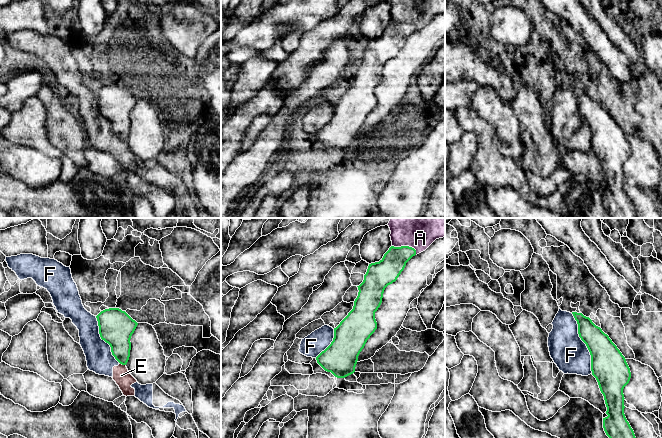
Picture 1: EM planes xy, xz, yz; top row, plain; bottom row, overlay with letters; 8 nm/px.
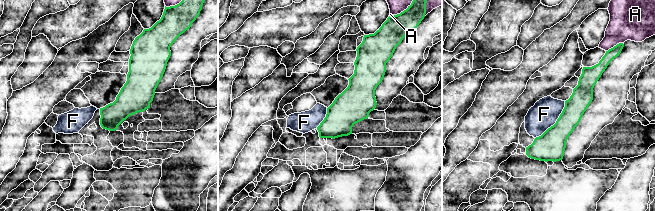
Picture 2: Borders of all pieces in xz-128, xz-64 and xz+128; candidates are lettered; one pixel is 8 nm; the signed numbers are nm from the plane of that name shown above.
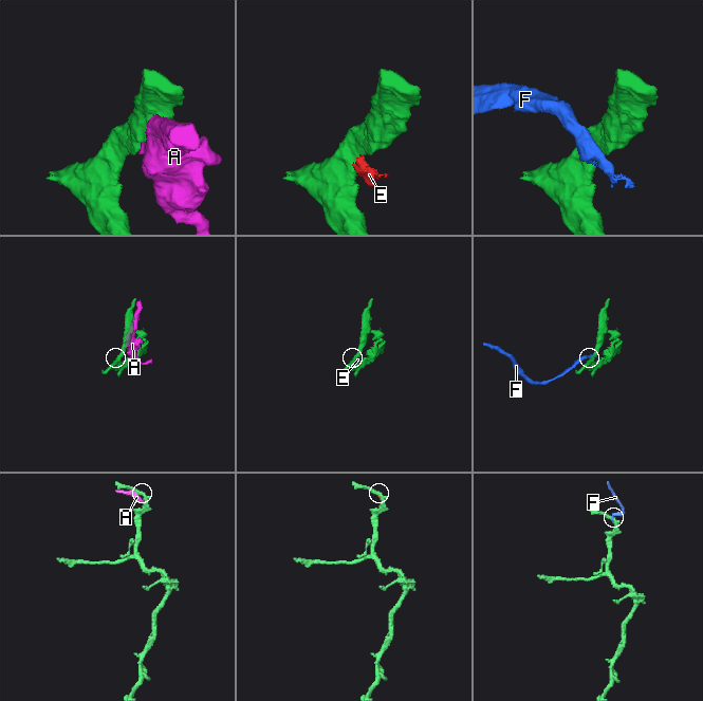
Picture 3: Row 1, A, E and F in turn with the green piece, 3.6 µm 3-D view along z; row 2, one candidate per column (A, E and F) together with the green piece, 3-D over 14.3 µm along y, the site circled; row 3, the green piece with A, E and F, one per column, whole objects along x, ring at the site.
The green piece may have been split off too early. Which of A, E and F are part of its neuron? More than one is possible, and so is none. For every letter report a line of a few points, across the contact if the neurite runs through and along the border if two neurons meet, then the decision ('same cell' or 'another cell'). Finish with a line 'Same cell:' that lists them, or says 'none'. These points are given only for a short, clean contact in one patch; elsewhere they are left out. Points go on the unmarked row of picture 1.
A: another cell
E: xy (119, 138), (125, 141) | another cell
F: another cell
Same cell: none

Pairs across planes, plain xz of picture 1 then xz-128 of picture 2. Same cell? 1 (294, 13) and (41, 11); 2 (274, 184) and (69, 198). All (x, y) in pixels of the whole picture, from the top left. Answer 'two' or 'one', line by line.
1: two
2: two

